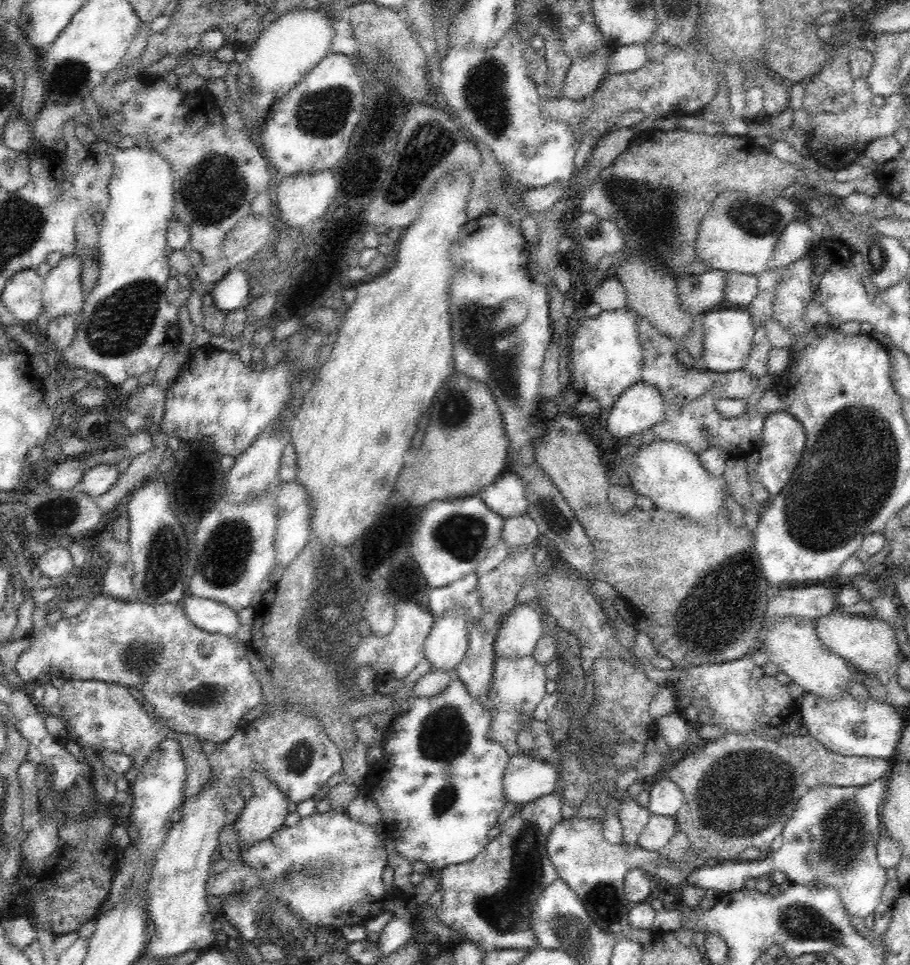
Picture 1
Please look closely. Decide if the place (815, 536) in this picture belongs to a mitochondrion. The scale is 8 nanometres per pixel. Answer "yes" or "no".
yes

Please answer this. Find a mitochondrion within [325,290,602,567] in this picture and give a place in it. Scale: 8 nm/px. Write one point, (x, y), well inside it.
(473, 330)

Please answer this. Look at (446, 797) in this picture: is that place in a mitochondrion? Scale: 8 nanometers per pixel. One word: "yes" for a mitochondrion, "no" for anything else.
yes

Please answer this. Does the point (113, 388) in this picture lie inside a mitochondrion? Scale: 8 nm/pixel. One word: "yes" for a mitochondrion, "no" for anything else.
no

